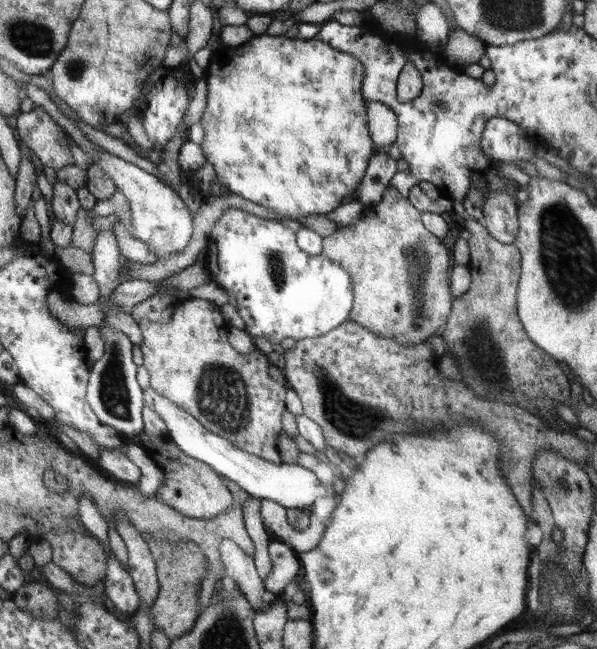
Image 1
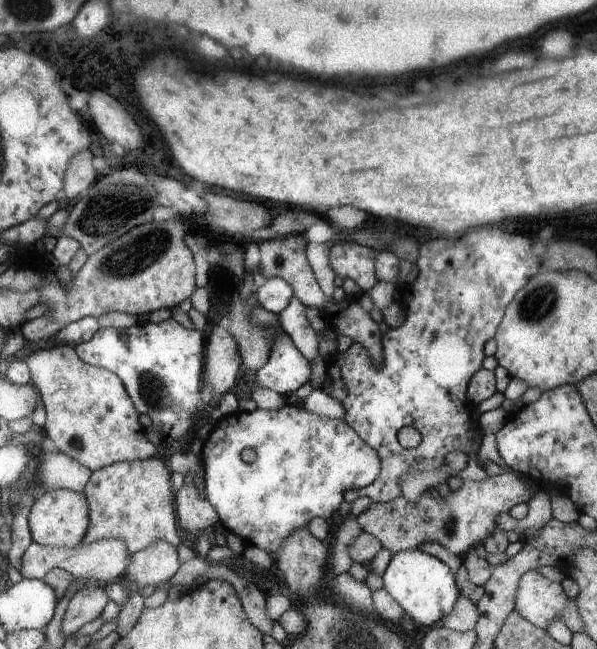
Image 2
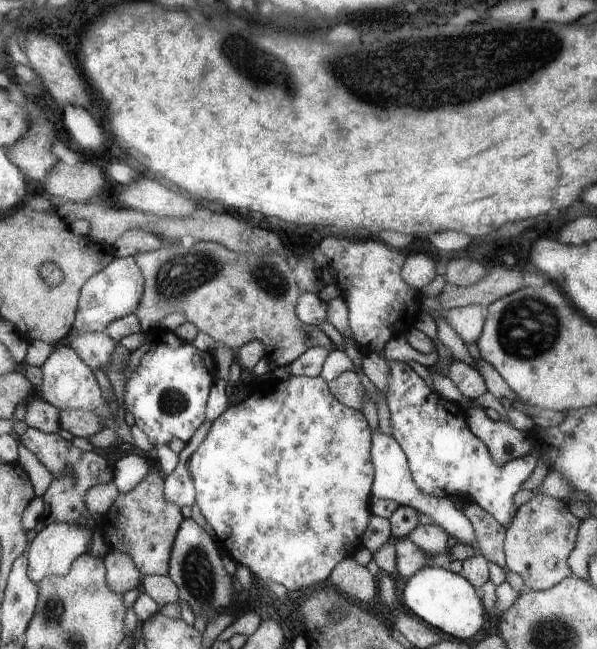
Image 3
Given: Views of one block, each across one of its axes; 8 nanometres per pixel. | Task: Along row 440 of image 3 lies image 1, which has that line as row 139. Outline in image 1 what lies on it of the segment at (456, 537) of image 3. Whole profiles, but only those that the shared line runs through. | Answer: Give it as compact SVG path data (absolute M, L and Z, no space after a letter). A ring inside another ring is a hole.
M367 102L367 128L375 150L387 150L397 140L397 118L395 112L379 102Z

